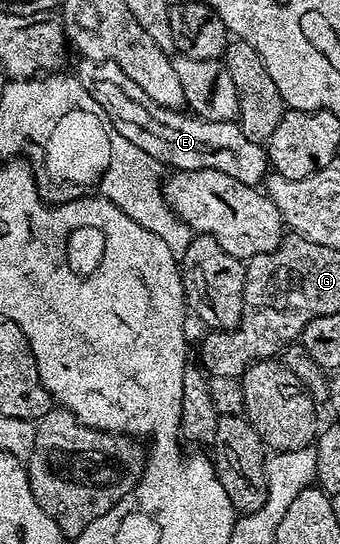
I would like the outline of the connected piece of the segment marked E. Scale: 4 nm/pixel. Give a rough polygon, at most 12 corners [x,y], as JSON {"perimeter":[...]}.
{"perimeter":[[80,61],[110,129],[176,170],[258,187],[266,149],[238,121],[157,104],[112,62]]}

